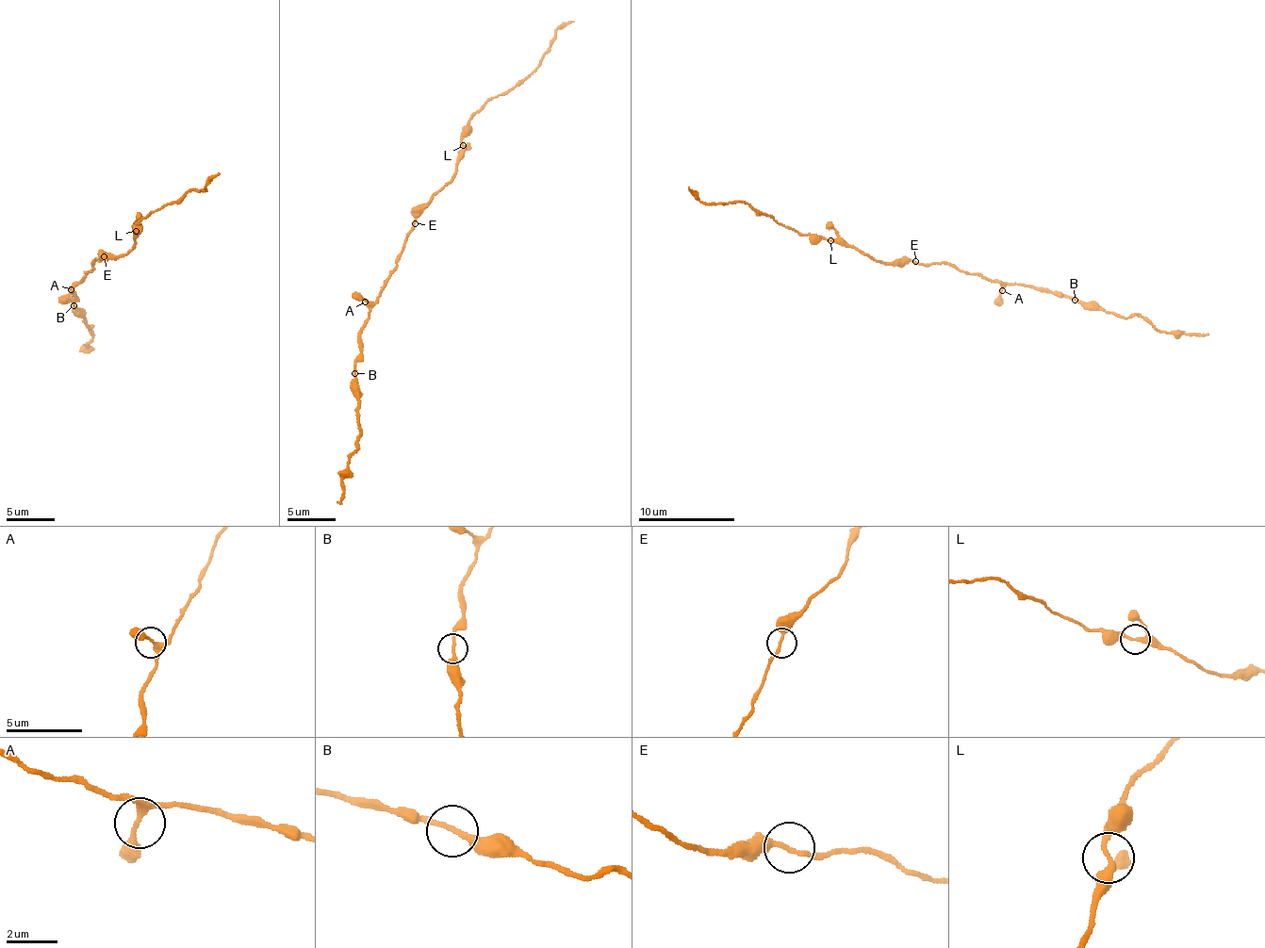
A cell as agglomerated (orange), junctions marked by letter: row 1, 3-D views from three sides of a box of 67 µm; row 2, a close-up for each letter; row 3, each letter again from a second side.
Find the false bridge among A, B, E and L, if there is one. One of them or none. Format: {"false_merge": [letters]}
{"false_merge": []}

